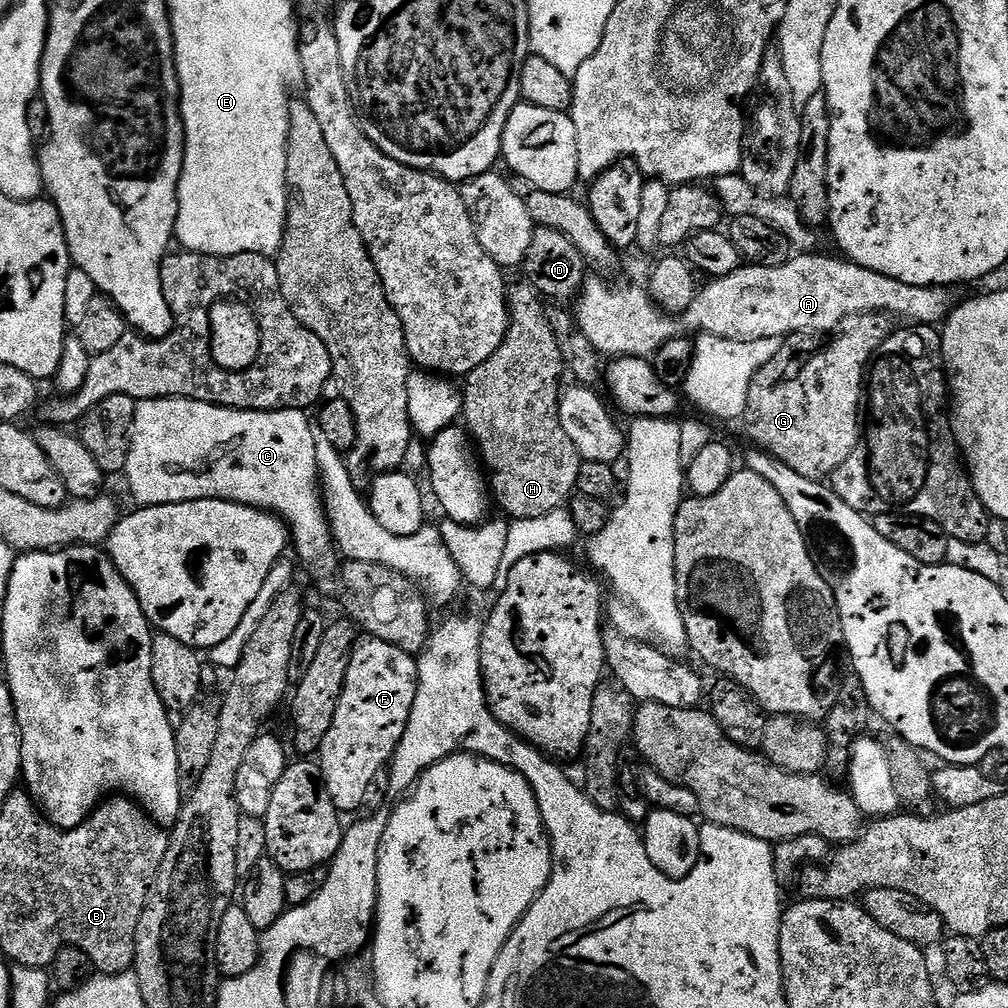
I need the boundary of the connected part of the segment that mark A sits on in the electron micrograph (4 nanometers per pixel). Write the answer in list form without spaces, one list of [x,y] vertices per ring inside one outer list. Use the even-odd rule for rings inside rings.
[[[796,254],[782,266],[748,264],[726,277],[713,279],[706,283],[708,285],[705,288],[703,285],[697,291],[694,302],[682,314],[683,331],[717,336],[734,342],[758,342],[762,338],[780,340],[797,334],[828,334],[842,323],[845,316],[867,312],[882,312],[892,318],[901,316],[904,320],[913,320],[911,323],[916,326],[936,326],[948,319],[954,307],[952,296],[948,293],[951,291],[947,287],[910,286],[886,274],[878,274],[860,264],[853,264],[847,258],[835,260],[832,256],[820,255]]]

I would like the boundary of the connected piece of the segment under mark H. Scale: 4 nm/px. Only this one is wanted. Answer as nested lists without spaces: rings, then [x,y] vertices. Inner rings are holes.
[[[523,282],[524,284],[511,285],[508,292],[508,307],[510,309],[510,323],[508,333],[502,342],[502,346],[498,346],[489,360],[476,372],[471,372],[466,377],[468,384],[462,388],[463,393],[463,419],[466,421],[466,427],[474,441],[475,447],[478,449],[478,455],[482,461],[483,467],[486,469],[487,475],[490,477],[490,492],[500,503],[500,508],[505,512],[505,517],[512,520],[525,520],[526,518],[542,518],[546,514],[550,514],[554,510],[565,507],[571,501],[576,492],[576,483],[578,482],[578,470],[582,463],[582,457],[578,449],[574,446],[574,442],[570,442],[570,434],[566,434],[566,430],[562,430],[562,422],[560,421],[560,397],[562,395],[562,387],[560,388],[560,375],[565,375],[564,359],[560,353],[558,346],[558,338],[554,338],[554,330],[548,321],[548,308],[539,292],[531,282]]]

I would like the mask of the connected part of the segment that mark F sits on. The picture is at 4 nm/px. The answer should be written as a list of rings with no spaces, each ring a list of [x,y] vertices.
[[[376,636],[357,639],[334,726],[330,726],[318,753],[324,785],[342,814],[354,811],[367,798],[376,775],[389,767],[410,722],[417,679],[418,660],[413,653]]]

